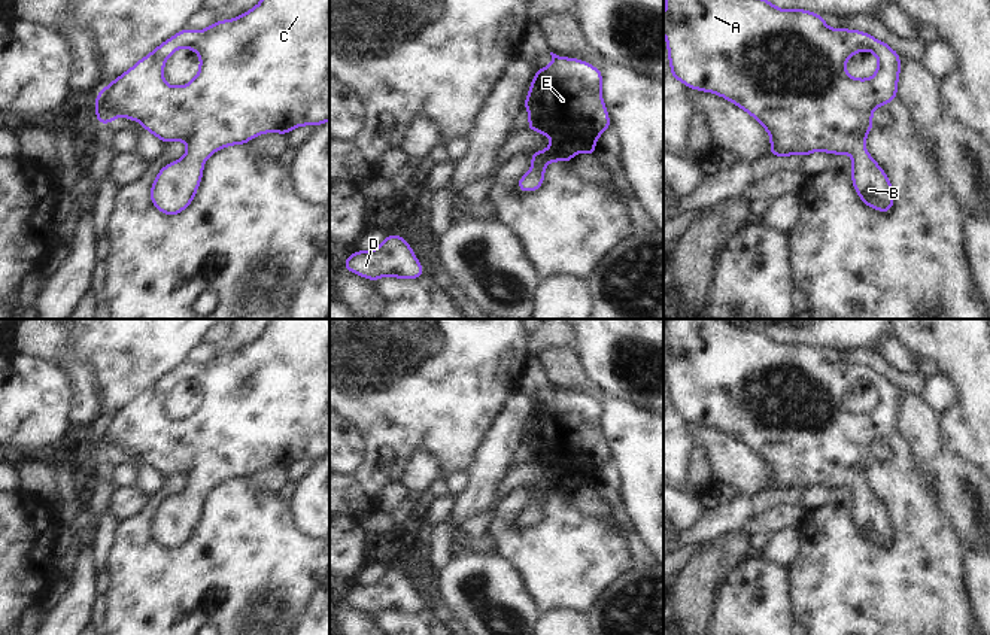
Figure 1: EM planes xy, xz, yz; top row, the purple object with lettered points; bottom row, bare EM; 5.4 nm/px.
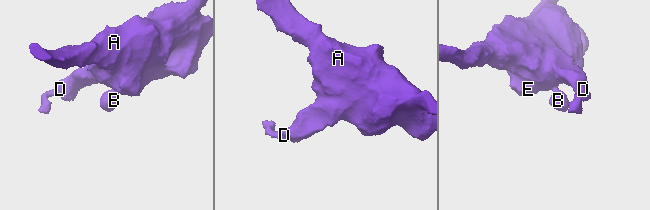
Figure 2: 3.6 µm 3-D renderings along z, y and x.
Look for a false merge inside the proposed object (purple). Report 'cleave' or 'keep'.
keep

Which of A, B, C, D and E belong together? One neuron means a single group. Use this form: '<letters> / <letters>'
A B C D E

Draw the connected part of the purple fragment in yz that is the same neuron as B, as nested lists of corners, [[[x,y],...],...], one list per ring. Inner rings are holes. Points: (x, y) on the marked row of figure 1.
[[[665,0],[663,15],[663,33],[668,46],[668,60],[671,64],[671,78],[681,80],[686,88],[693,88],[704,92],[714,92],[740,109],[748,112],[771,136],[769,155],[789,157],[802,154],[808,157],[814,151],[823,151],[830,155],[848,154],[853,157],[851,182],[859,194],[860,200],[878,212],[889,213],[893,209],[895,189],[884,170],[880,168],[878,162],[866,152],[865,139],[869,134],[872,124],[872,110],[878,106],[889,104],[898,97],[898,79],[901,73],[901,57],[887,43],[872,37],[868,33],[847,28],[829,28],[823,21],[823,15],[804,10],[804,9],[778,9],[769,0]],[[859,51],[872,51],[878,60],[878,69],[871,79],[856,79],[845,73],[845,63]]]

